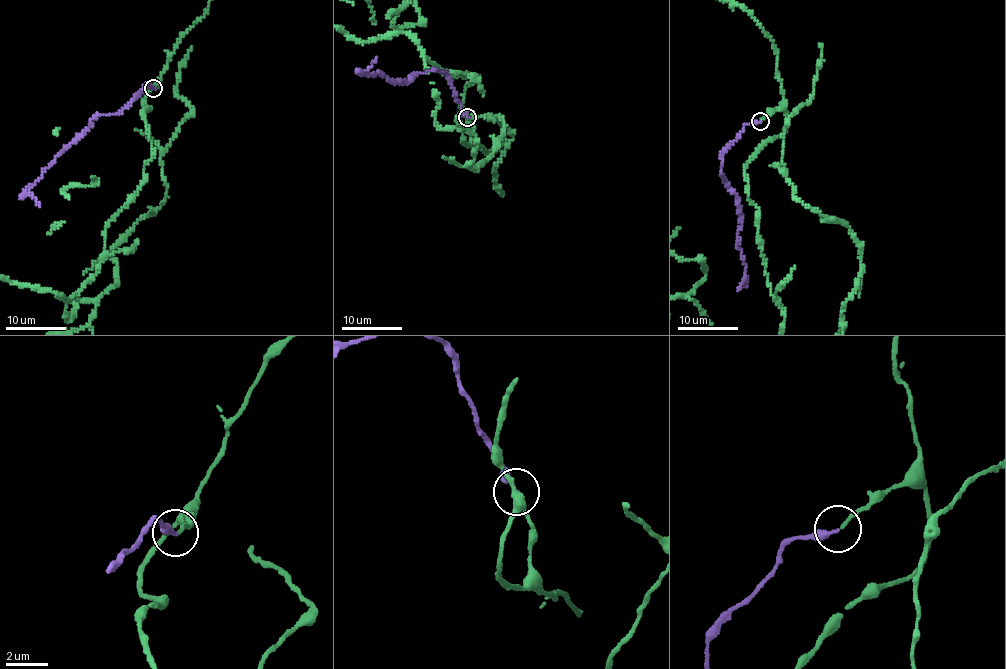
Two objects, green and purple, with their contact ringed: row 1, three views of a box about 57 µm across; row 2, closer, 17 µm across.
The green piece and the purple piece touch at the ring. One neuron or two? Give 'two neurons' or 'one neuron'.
one neuron

